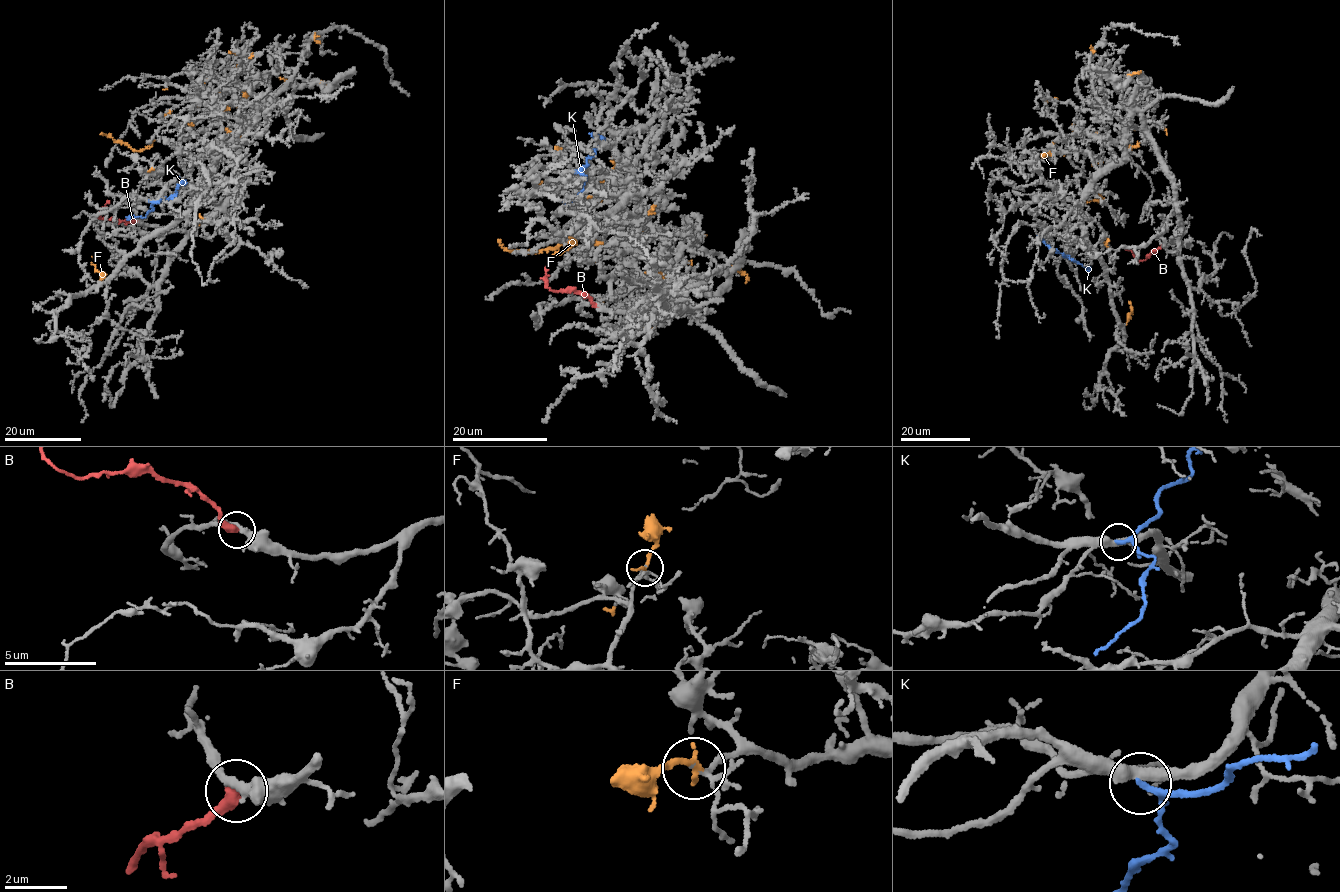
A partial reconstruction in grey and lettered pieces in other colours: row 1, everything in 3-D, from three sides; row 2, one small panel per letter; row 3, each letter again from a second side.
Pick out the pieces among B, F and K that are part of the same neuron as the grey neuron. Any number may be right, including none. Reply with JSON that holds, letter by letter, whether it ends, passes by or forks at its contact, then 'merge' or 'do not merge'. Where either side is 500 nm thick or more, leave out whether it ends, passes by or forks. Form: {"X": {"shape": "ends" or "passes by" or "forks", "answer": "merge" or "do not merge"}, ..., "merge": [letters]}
{"B": {"shape": "ends", "answer": "merge"}, "F": {"shape": "ends", "answer": "do not merge"}, "K": {"shape": "passes by", "answer": "do not merge"}, "merge": ["B"]}

